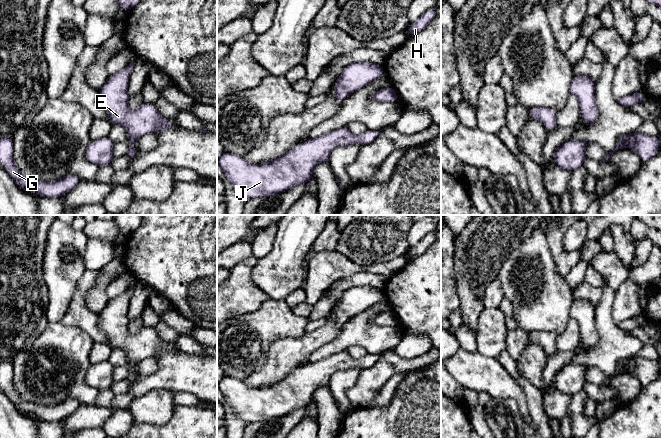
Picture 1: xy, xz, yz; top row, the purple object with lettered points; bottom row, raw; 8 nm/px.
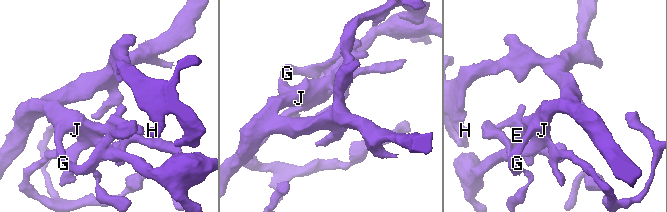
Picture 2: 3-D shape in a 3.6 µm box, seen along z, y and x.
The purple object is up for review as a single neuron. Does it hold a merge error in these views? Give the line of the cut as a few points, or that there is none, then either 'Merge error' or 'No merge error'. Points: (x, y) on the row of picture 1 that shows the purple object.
No split. No merge error

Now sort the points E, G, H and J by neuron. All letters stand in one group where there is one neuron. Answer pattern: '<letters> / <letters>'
E G H J

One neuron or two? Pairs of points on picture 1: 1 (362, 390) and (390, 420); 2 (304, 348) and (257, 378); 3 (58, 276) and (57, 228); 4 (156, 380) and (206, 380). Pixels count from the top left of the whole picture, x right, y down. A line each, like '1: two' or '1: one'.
1: two
2: one
3: one
4: one

